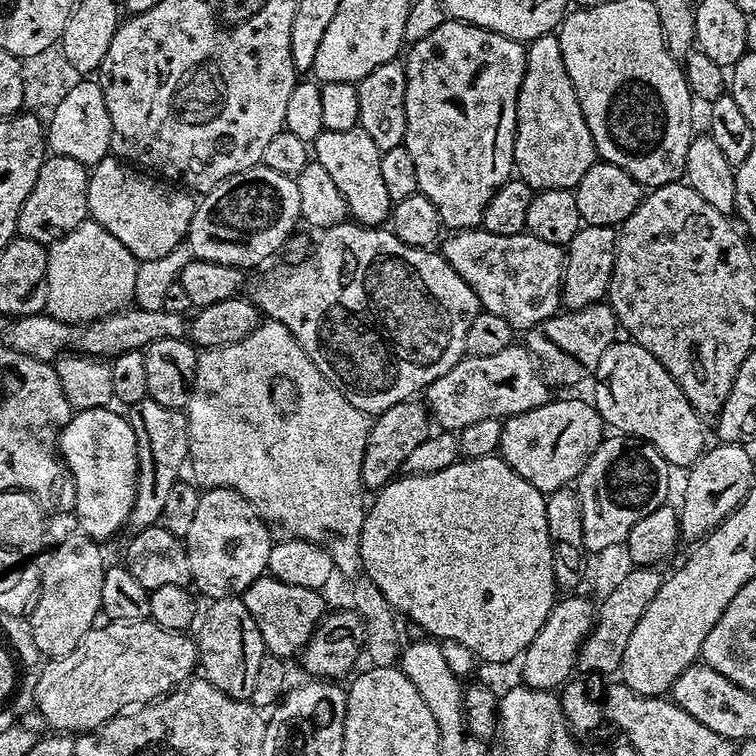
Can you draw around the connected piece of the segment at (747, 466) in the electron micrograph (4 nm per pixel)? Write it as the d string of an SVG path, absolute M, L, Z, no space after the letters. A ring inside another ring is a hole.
M717 443L715 447L709 447L704 455L701 456L700 461L687 469L686 476L688 476L688 481L684 484L684 505L679 505L678 508L680 530L685 537L696 536L695 538L703 538L707 536L713 528L717 528L743 502L744 497L749 492L753 491L752 456L748 453L749 449L741 443Z

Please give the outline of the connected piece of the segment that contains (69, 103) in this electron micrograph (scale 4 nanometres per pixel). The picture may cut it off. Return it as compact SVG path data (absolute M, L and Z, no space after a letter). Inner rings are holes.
M81 78L74 90L58 102L46 120L46 144L55 155L74 158L74 162L82 162L86 166L94 166L109 155L112 147L110 114L106 110L106 98L95 79Z

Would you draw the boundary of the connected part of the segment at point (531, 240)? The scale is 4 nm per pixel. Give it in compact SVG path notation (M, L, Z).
M456 230L443 237L438 251L446 262L450 262L450 266L454 266L454 270L458 270L458 274L462 274L470 290L474 290L481 309L490 314L498 314L498 318L504 318L506 322L510 322L513 330L530 329L561 311L560 287L564 284L566 252L559 244L542 242L542 238L533 236L527 231L507 236L490 234L483 230Z

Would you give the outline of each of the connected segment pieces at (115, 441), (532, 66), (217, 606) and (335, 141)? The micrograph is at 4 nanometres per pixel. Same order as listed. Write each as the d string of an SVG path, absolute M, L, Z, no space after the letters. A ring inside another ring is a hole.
M111 407L82 408L69 420L68 425L60 431L58 451L62 463L74 478L76 487L76 510L74 519L80 523L79 531L89 539L105 542L121 527L127 525L134 510L136 483L138 482L138 442L130 426L127 415L111 412Z
M549 34L531 41L527 45L526 51L526 74L522 78L522 86L518 94L518 102L516 103L516 141L514 142L514 158L516 159L514 168L518 173L519 179L524 180L533 190L543 190L545 188L567 188L575 189L578 182L582 182L582 174L586 174L586 170L590 170L592 164L597 163L596 147L594 146L594 138L590 134L590 126L586 126L586 118L582 114L582 106L576 97L574 86L570 82L570 74L566 74L566 62L562 62L562 46L560 45L560 37L556 34Z
M235 596L211 601L207 606L208 613L205 616L203 613L198 624L199 671L203 679L209 680L222 694L235 700L251 701L258 666L266 654L258 625L254 623L254 618L250 618L250 610L246 610L243 599Z
M358 126L350 130L325 130L314 142L315 163L320 164L322 170L334 178L334 186L342 190L348 215L355 223L380 226L392 215L393 201L382 178L380 157L380 148L374 146L370 134Z

